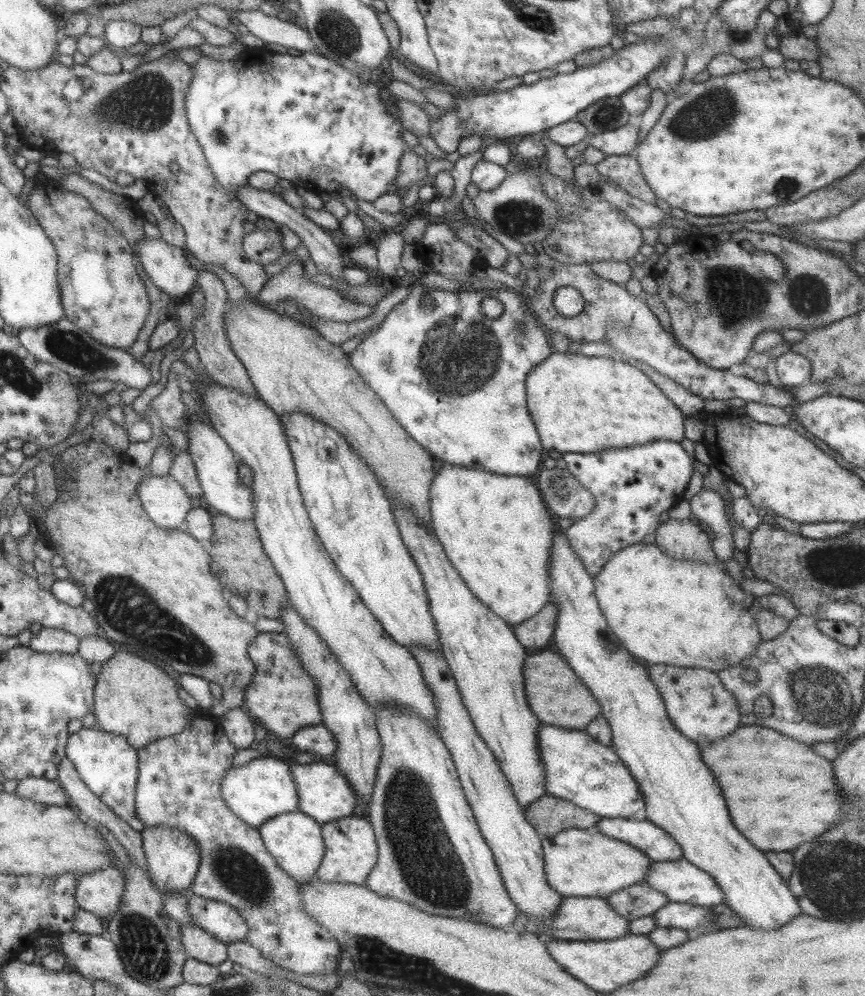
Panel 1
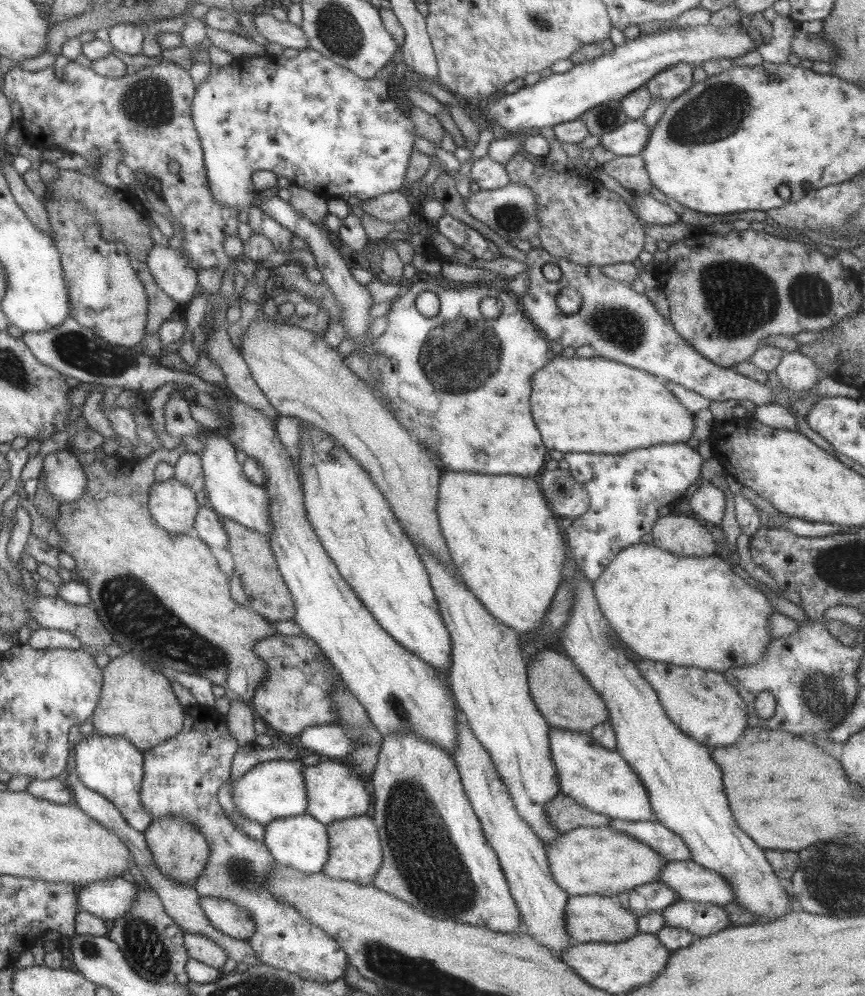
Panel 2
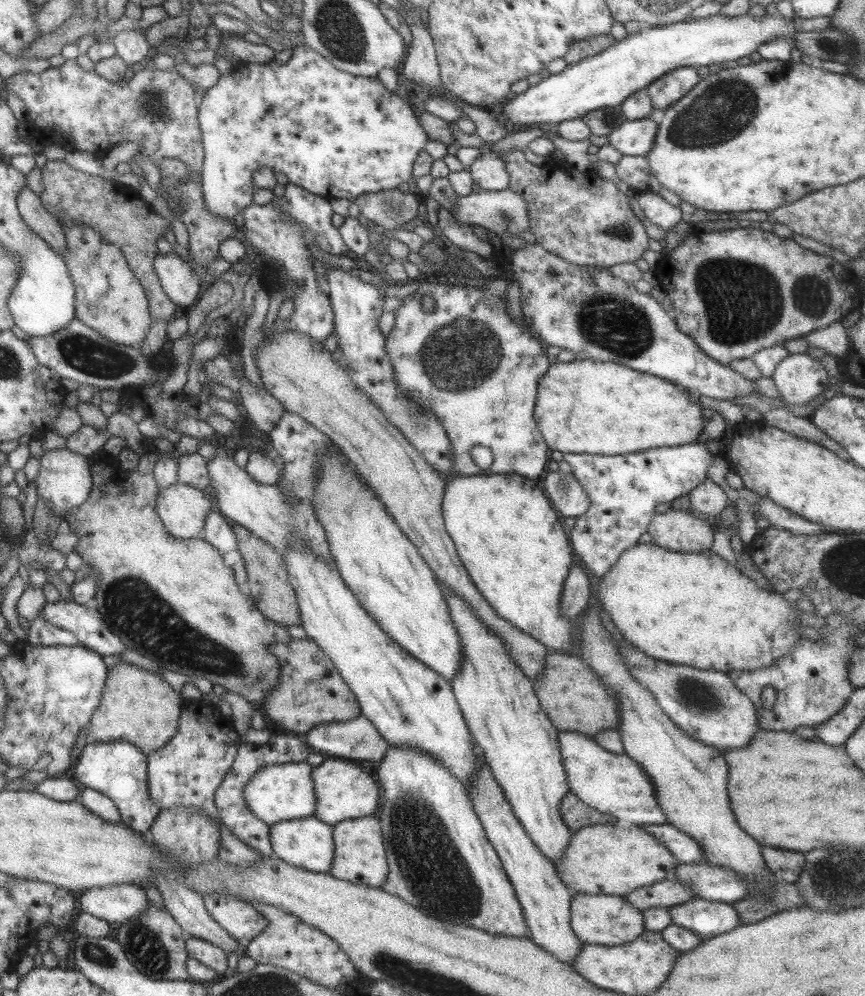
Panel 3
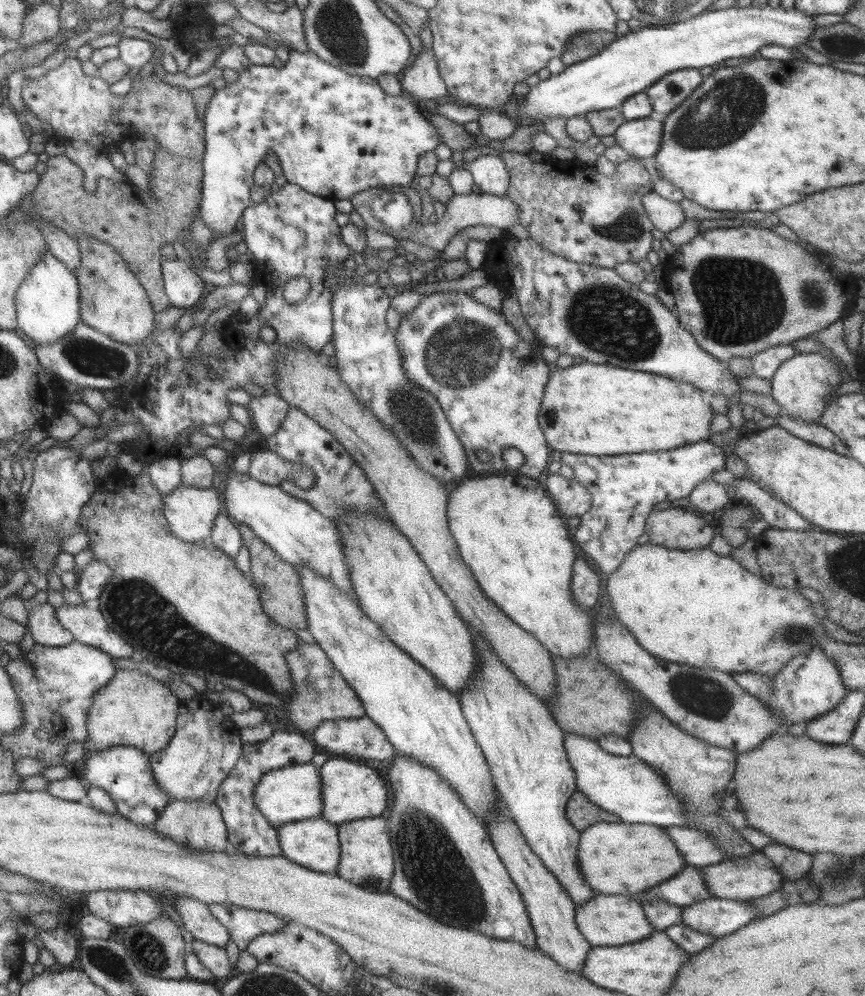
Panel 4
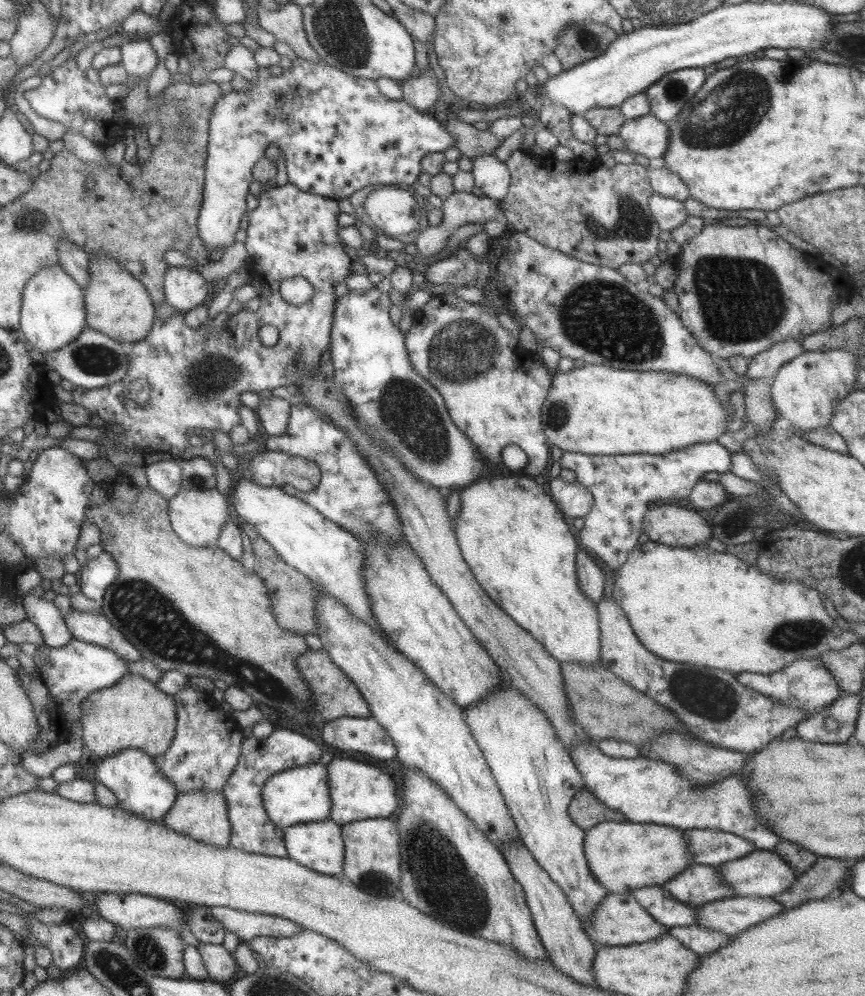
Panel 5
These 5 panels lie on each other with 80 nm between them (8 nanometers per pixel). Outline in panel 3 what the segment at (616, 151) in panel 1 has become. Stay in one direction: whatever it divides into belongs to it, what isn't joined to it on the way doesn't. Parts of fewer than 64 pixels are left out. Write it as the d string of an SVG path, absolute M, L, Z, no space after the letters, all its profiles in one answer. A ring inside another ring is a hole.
M649 117L639 120L625 119L606 138L608 144L625 156L645 156L651 148L656 133L656 124Z

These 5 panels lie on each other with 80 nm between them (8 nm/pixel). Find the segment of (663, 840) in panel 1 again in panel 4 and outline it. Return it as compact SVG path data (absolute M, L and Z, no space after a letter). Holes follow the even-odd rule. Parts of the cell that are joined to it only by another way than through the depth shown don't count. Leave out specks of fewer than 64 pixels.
M675 826L663 827L663 831L674 842L684 865L704 867L725 860L724 852L710 834Z

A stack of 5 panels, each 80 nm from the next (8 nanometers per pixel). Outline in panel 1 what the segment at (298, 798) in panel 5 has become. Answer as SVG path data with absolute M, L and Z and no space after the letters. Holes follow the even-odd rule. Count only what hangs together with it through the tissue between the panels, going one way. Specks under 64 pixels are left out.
M273 756L253 759L241 768L232 766L225 772L221 786L219 786L221 799L234 816L255 828L267 822L269 818L297 811L299 800L289 768L291 764L287 764L283 759L273 758Z

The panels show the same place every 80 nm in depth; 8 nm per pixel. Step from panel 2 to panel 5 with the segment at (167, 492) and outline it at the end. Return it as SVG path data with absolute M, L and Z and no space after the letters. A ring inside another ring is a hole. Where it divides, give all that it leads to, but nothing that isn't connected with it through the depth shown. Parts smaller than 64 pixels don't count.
M180 488L167 501L167 514L172 526L172 531L189 546L206 547L216 546L219 529L225 524L225 521L231 520L233 515L232 506L228 502L227 495L221 494L217 489L185 490Z

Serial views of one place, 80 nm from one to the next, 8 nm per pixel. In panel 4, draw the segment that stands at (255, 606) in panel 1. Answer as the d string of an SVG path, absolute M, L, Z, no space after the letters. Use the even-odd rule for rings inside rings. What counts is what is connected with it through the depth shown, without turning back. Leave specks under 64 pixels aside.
M237 525L237 530L241 534L242 544L249 552L250 581L265 616L291 630L306 628L305 607L295 567L278 558L276 552L257 538L248 526Z

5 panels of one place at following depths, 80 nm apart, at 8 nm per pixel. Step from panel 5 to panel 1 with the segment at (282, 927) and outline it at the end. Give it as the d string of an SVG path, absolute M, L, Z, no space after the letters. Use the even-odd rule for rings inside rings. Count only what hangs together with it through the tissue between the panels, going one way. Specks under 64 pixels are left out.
M189 894L185 910L190 921L219 942L231 944L245 940L248 926L241 915L225 902L218 902Z

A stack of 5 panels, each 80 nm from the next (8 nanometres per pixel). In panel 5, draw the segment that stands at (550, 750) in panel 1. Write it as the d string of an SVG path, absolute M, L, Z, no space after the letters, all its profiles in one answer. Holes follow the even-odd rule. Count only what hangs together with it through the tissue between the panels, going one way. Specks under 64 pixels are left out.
M577 743L568 754L583 779L584 788L607 808L620 812L633 823L671 826L683 829L713 829L729 832L748 840L757 850L771 850L781 840L761 826L749 808L745 784L737 774L729 775L709 787L699 787L683 779L673 765L661 760L611 758L598 749L597 743Z

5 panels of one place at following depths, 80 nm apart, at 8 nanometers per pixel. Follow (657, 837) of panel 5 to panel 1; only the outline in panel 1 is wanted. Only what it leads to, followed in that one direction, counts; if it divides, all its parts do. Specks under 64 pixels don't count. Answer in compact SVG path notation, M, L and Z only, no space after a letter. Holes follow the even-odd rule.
M595 828L567 829L550 837L541 837L543 870L547 885L561 897L603 898L643 882L649 860L646 854L624 842L609 838Z

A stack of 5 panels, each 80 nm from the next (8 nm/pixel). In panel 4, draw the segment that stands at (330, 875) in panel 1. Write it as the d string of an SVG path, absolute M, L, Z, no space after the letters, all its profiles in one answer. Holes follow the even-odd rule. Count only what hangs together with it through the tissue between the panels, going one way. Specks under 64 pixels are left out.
M379 817L361 818L337 825L339 858L335 874L354 886L368 892L389 893L389 881L393 874L393 859L387 820Z

